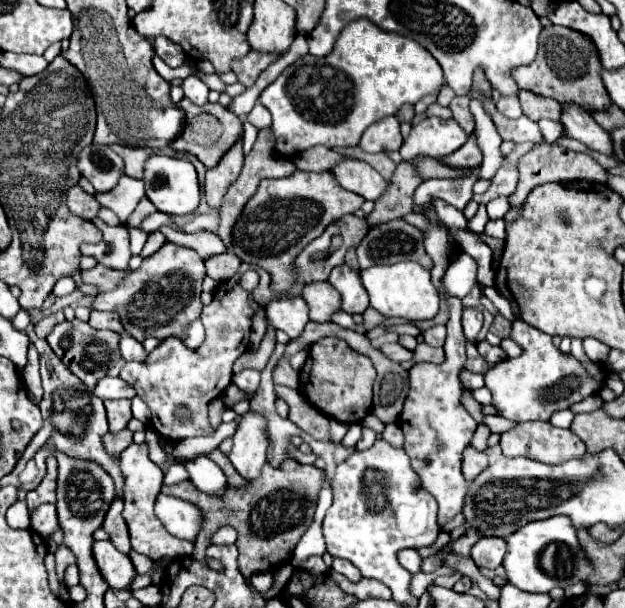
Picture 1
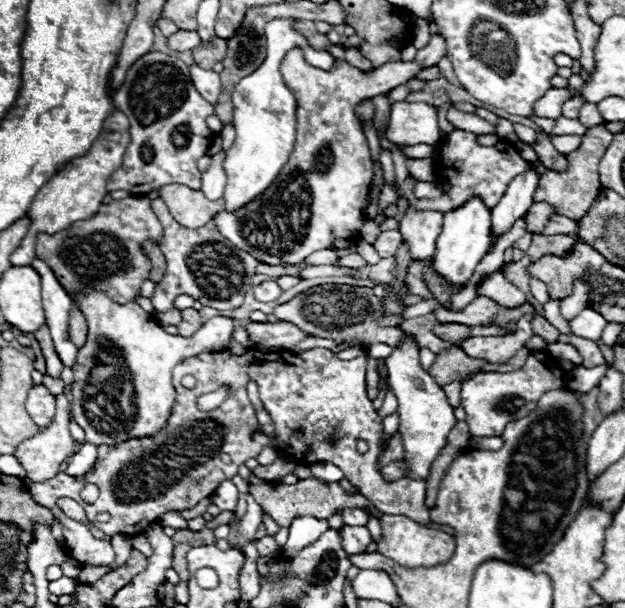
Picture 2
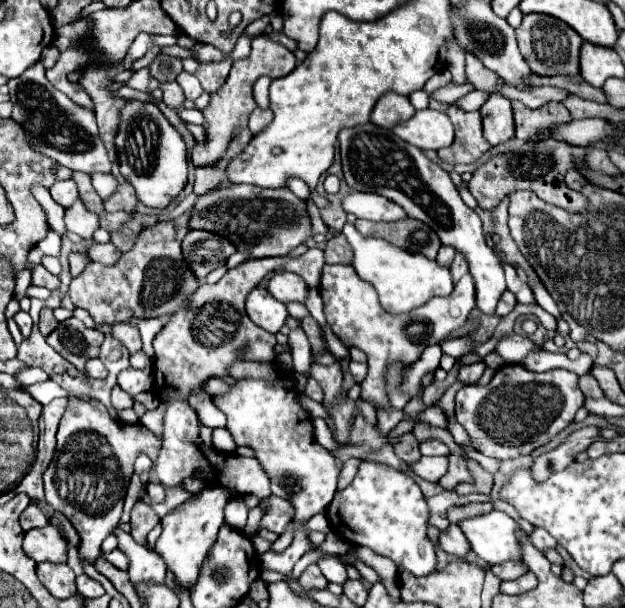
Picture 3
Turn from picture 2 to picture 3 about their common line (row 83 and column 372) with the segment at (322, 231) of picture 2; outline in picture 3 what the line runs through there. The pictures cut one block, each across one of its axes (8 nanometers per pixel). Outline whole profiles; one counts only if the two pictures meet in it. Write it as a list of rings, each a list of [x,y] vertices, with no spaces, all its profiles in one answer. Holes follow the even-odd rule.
[[[342,264],[324,266],[320,294],[324,300],[324,314],[330,328],[346,342],[346,346],[356,346],[364,350],[368,356],[368,376],[364,380],[364,392],[360,392],[360,400],[366,400],[376,408],[390,408],[388,392],[384,388],[388,366],[392,362],[412,364],[414,360],[418,360],[426,346],[436,344],[448,338],[454,330],[462,328],[476,300],[474,282],[470,276],[464,276],[454,286],[452,294],[444,298],[432,298],[430,302],[408,314],[392,316],[386,310],[382,310],[374,286],[356,276],[356,270],[352,266]]]

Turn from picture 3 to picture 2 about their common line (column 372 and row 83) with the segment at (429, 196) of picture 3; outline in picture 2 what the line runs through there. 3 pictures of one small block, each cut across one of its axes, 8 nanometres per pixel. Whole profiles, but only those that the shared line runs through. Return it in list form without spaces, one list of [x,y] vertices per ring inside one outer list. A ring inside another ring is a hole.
[[[162,52],[144,54],[132,64],[122,88],[114,94],[114,104],[128,116],[132,138],[126,148],[122,166],[108,180],[108,192],[126,190],[130,194],[148,194],[154,188],[162,188],[166,184],[184,184],[192,190],[202,188],[202,172],[198,170],[196,162],[204,156],[214,140],[214,134],[206,126],[206,118],[214,112],[214,106],[198,94],[192,84],[188,66],[182,60],[166,56]]]

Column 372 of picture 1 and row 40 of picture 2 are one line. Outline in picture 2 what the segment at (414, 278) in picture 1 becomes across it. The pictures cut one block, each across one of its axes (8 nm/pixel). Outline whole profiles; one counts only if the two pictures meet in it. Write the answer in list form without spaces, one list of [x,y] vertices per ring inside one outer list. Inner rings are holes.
[[[274,18],[266,24],[266,58],[262,66],[250,76],[242,78],[232,92],[236,140],[224,158],[224,170],[228,178],[224,188],[226,210],[242,208],[242,204],[248,204],[254,200],[254,196],[262,194],[280,174],[296,144],[296,96],[280,74],[284,56],[296,46],[302,48],[310,66],[332,68],[334,64],[330,54],[314,50],[308,40],[298,30],[294,30],[294,18]]]

